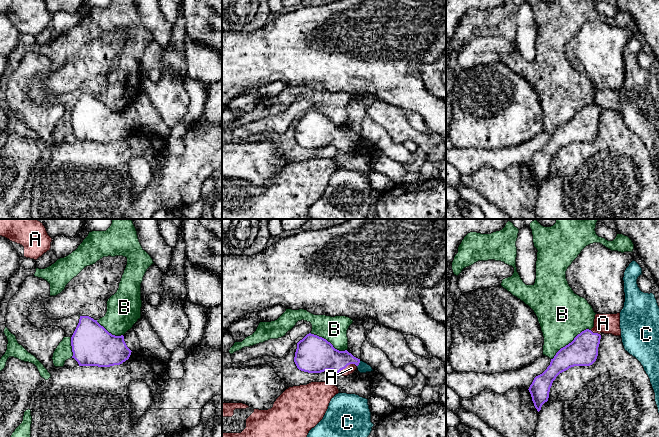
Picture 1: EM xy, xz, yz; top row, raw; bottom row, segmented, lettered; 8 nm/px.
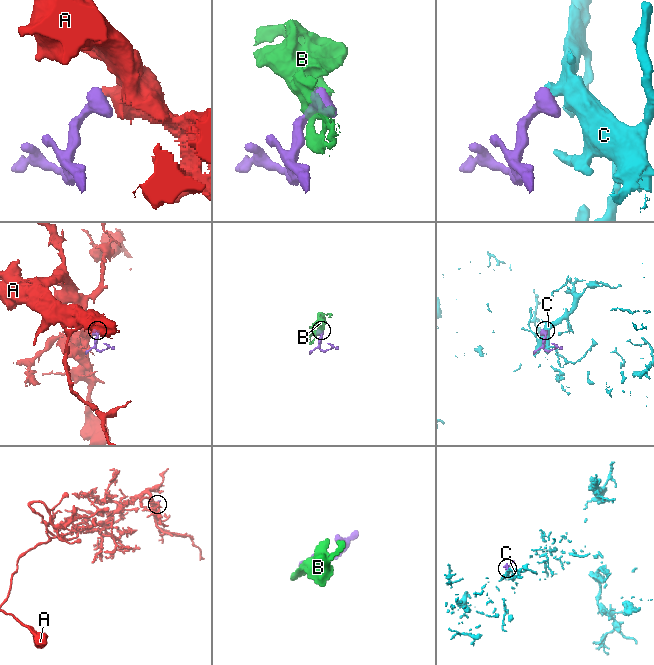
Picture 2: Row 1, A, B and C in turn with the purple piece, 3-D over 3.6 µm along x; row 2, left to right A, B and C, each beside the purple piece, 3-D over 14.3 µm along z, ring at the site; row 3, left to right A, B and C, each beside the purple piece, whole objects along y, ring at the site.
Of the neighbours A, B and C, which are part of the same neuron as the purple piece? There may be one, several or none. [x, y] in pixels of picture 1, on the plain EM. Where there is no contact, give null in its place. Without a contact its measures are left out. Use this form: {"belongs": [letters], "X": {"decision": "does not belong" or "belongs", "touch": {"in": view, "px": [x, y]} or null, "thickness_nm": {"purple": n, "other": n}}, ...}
{"belongs": ["A"], "A": {"decision": "belongs", "touch": {"in": "xz", "px": [346, 142]}, "thickness_nm": {"purple": 280, "other": 70}}, "B": {"decision": "does not belong", "touch": {"in": "yz", "px": [571, 118]}, "thickness_nm": {"purple": 240, "other": 400}}, "C": {"decision": "does not belong", "touch": {"in": "xz", "px": [358, 140]}, "thickness_nm": {"purple": 190, "other": 90}}}

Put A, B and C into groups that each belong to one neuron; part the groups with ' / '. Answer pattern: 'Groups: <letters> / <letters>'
Groups: A / B / C

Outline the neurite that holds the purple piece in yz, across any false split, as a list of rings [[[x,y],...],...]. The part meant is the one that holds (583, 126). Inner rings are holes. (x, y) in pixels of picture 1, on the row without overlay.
[[[620,89],[596,90],[594,103],[582,107],[571,119],[561,124],[547,145],[534,154],[528,166],[538,188],[548,177],[552,159],[560,149],[574,142],[590,142],[596,137],[601,109],[621,112]]]

